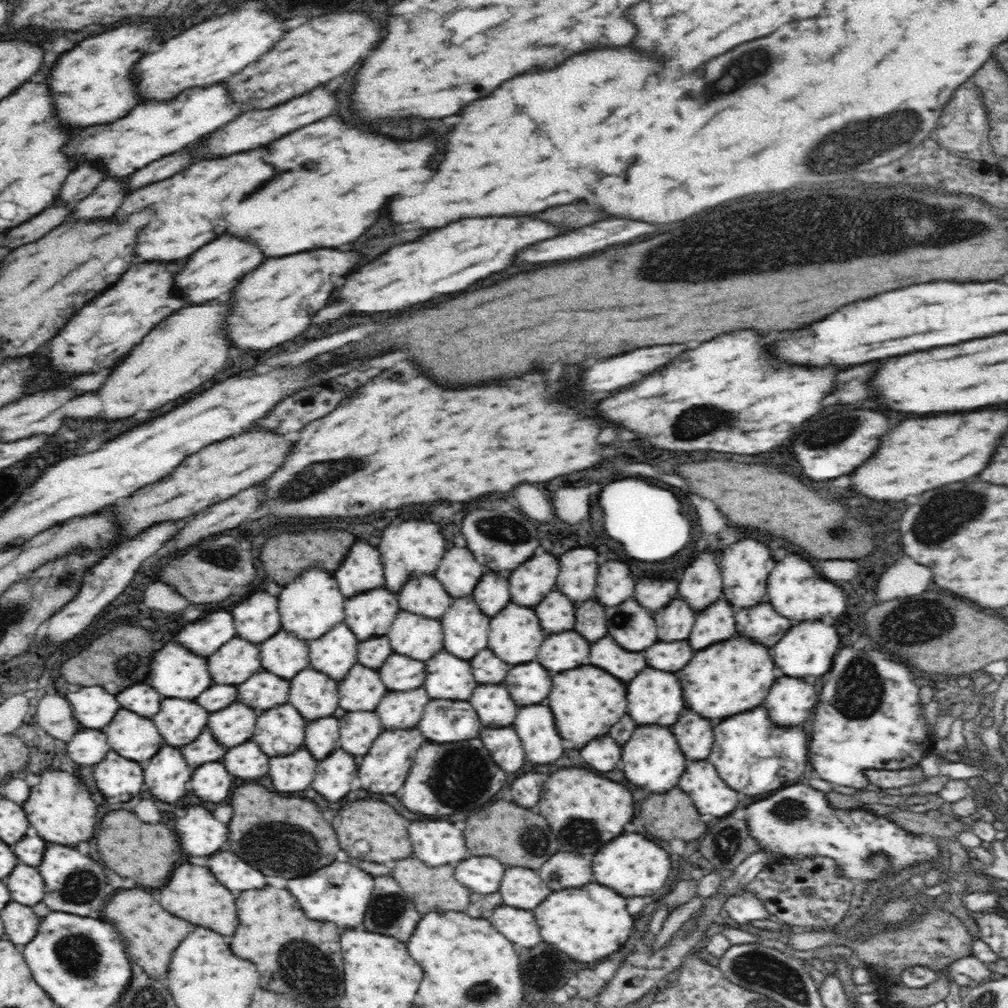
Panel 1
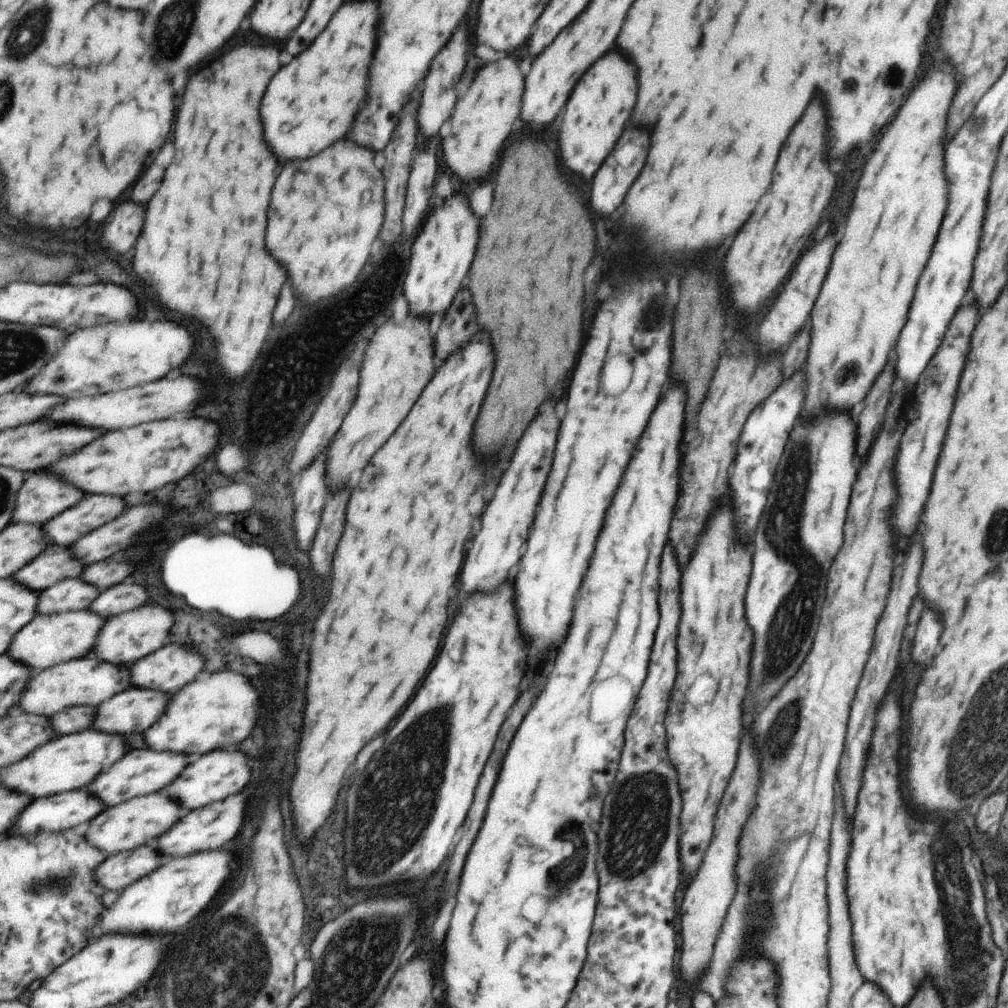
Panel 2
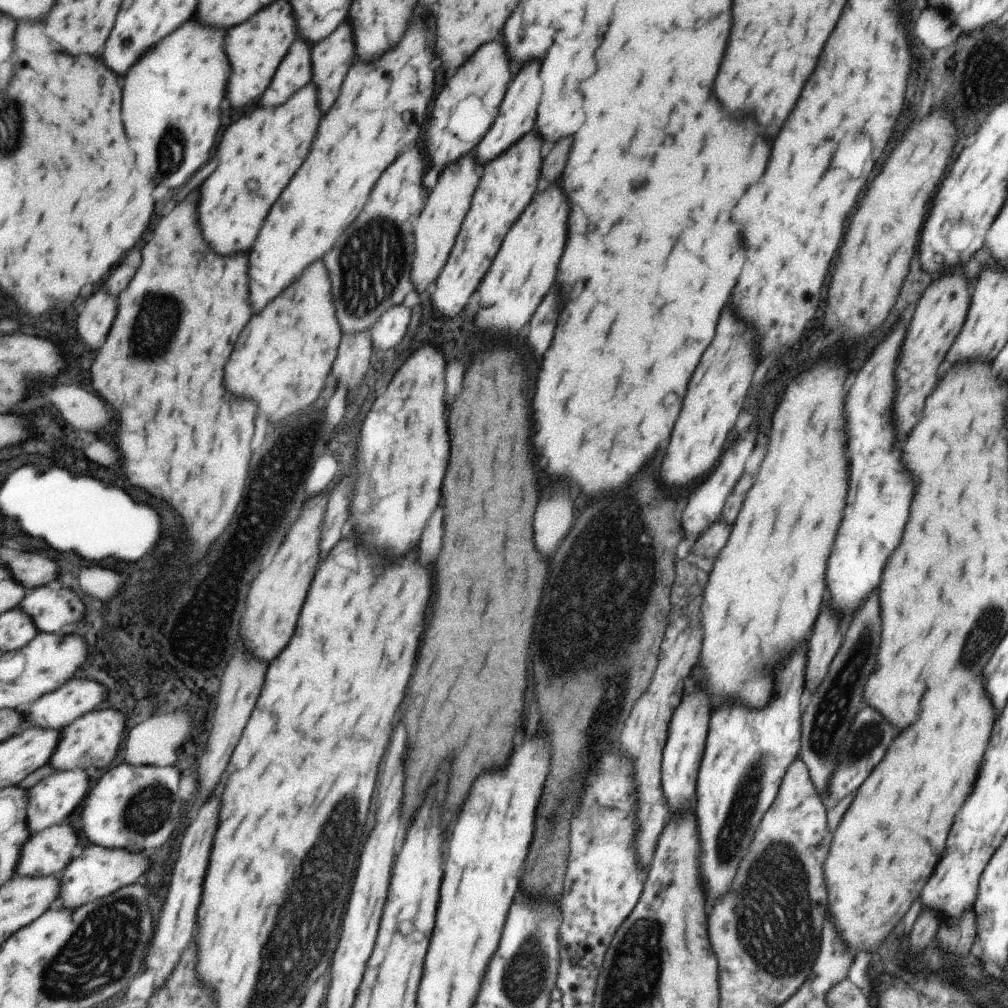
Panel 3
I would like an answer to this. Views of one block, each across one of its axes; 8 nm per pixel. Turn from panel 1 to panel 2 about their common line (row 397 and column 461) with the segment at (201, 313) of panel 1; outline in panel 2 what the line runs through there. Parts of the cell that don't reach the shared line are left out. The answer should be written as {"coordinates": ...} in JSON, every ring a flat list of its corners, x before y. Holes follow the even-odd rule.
{"coordinates":[[501,58,483,66,473,78,467,94,455,104,449,120,449,132,443,136,443,160,451,172,461,180,483,180,511,134,513,122,519,114,519,96,523,90,523,76,513,58]]}

